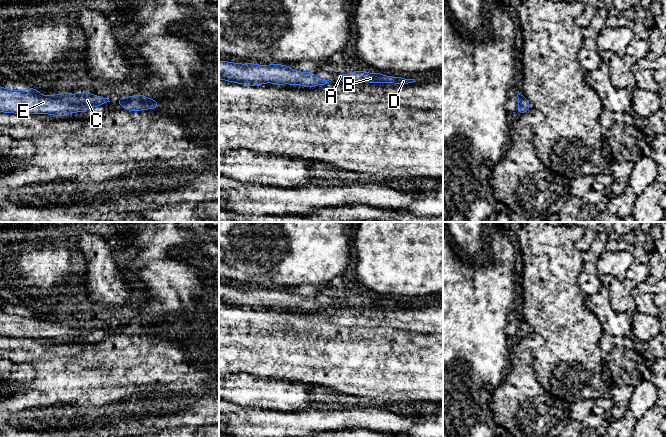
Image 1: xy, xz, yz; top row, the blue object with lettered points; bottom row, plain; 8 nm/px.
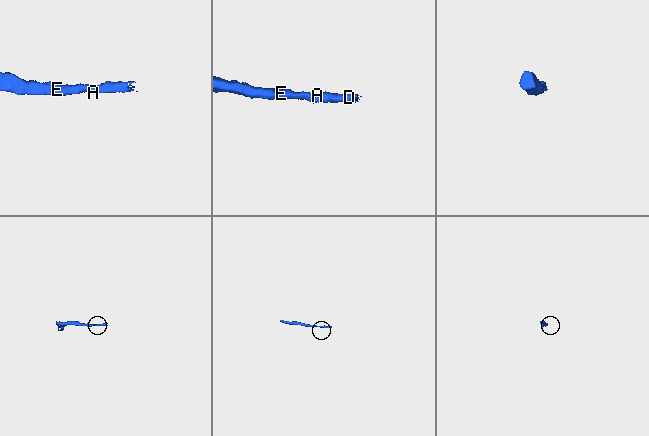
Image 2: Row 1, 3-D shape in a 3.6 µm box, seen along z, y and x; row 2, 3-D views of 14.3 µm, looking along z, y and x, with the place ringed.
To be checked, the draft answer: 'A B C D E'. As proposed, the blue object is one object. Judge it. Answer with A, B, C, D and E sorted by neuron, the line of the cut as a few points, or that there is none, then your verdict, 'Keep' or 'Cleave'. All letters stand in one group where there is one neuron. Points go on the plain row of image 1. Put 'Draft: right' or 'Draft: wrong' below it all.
Groups: A B C D E. No split. Keep
Draft: right

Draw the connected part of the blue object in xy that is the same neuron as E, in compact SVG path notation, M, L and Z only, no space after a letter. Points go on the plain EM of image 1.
M0 310L0 336L6 337L64 340L74 336L87 336L91 331L107 326L110 326L107 322L88 316L43 320L36 312L15 315Z

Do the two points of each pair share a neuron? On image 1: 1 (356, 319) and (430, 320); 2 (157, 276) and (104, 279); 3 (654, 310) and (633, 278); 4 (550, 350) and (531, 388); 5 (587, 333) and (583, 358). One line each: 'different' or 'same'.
1: same
2: different
3: different
4: different
5: same

